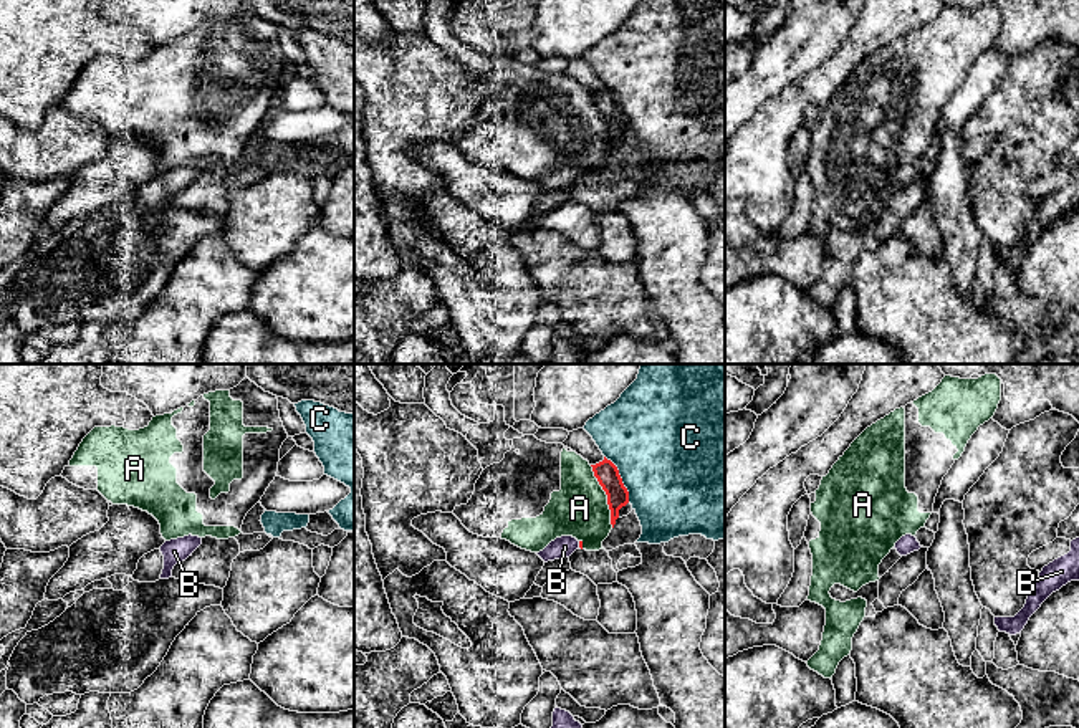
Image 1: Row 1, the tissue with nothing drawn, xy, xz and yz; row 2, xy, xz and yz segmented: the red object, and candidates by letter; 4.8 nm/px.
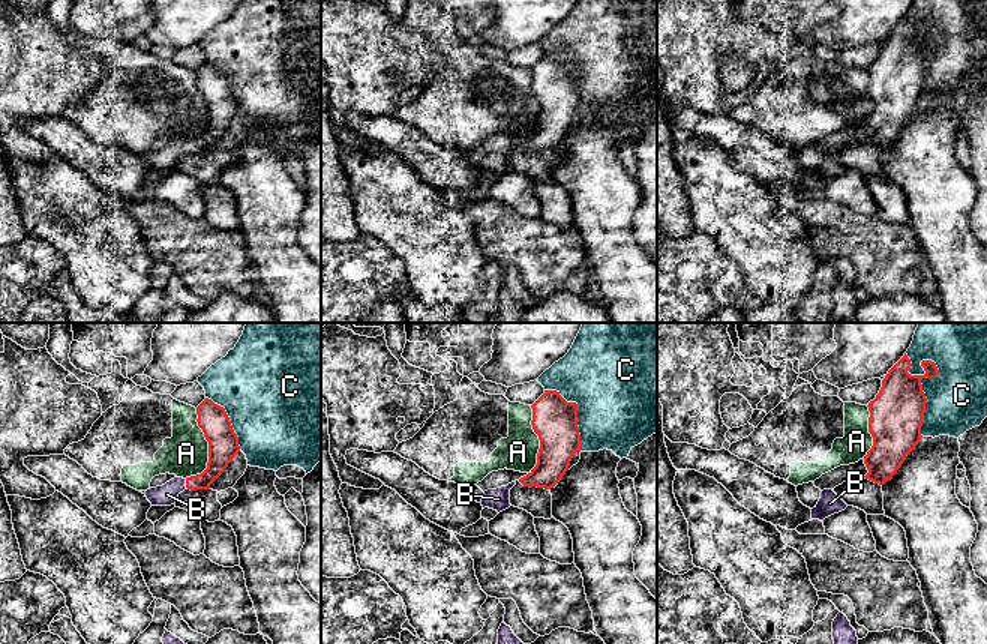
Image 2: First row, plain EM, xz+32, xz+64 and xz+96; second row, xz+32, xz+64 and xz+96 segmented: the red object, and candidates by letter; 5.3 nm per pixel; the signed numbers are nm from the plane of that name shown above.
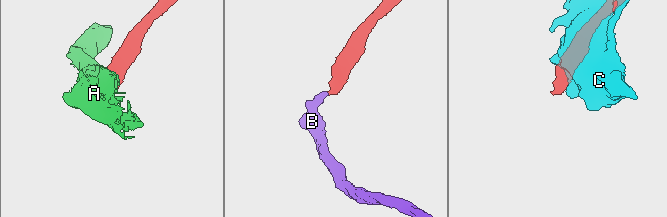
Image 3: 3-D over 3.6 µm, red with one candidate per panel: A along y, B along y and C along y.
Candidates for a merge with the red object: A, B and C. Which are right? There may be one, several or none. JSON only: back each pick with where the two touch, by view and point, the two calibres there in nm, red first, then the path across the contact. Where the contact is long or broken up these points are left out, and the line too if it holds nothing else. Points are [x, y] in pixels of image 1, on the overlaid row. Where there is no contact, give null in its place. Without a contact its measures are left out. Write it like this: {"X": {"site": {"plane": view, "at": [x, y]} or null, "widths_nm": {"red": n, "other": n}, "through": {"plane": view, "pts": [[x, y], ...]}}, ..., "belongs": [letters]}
{"B": {"site": {"plane": "xz", "at": [580, 545]}, "widths_nm": {"red": 20, "other": 100}, "through": {"plane": "xz", "pts": [[580, 541], [580, 545], [565, 546]]}}, "belongs": ["B"]}

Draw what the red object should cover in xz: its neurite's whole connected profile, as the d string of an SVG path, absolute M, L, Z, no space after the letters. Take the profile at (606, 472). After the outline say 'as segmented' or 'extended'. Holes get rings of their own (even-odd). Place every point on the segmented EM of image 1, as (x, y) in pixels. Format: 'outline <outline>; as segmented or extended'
outline M604 457L602 462L591 465L594 477L607 495L611 524L614 528L619 510L629 503L629 491L622 483L617 467Z; as segmented

